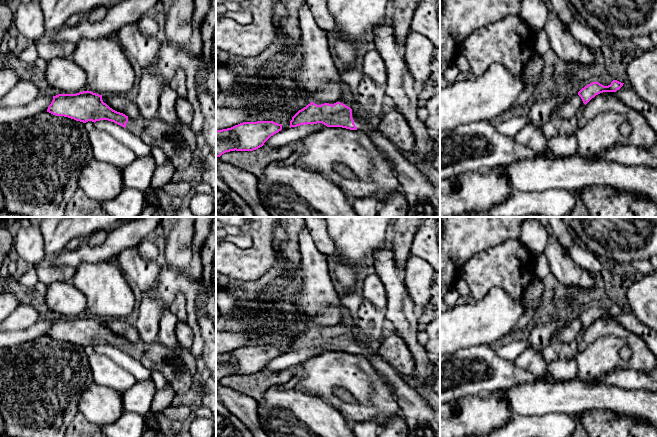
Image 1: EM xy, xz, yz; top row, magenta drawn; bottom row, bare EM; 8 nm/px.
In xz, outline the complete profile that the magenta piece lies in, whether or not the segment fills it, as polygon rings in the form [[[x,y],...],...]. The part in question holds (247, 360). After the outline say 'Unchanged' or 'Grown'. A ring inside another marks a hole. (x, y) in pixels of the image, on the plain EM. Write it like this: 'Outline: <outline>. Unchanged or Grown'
Outline: [[[273,345],[243,346],[216,355],[216,381],[230,375],[253,375],[264,369],[282,349]]]. Unchanged

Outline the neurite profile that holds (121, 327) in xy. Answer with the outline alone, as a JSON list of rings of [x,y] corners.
[[[124,318],[102,319],[102,324],[113,334],[123,337],[130,342],[139,342],[139,333],[134,324]]]

